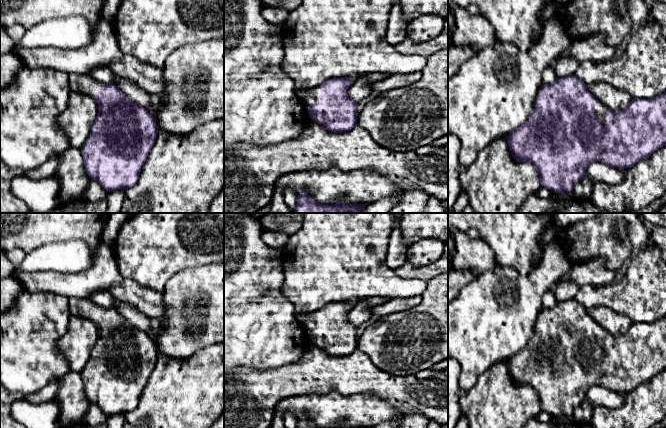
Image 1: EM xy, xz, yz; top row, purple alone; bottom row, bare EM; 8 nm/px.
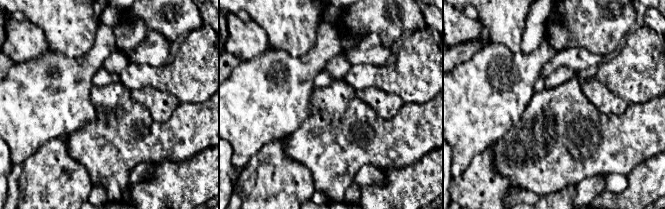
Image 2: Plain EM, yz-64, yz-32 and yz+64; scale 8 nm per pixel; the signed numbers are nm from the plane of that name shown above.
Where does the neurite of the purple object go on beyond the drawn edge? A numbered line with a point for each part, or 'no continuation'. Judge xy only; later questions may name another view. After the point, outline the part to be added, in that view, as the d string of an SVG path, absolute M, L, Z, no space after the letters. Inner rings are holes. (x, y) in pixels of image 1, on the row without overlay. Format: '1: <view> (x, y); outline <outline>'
1: xy (85, 308); outline M70 297L69 299L69 307L72 315L88 319L94 319L100 310L99 306L89 299L79 299L74 297Z

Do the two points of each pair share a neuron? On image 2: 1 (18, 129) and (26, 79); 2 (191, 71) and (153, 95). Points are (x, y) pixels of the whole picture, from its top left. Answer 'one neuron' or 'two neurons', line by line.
1: one neuron
2: two neurons

